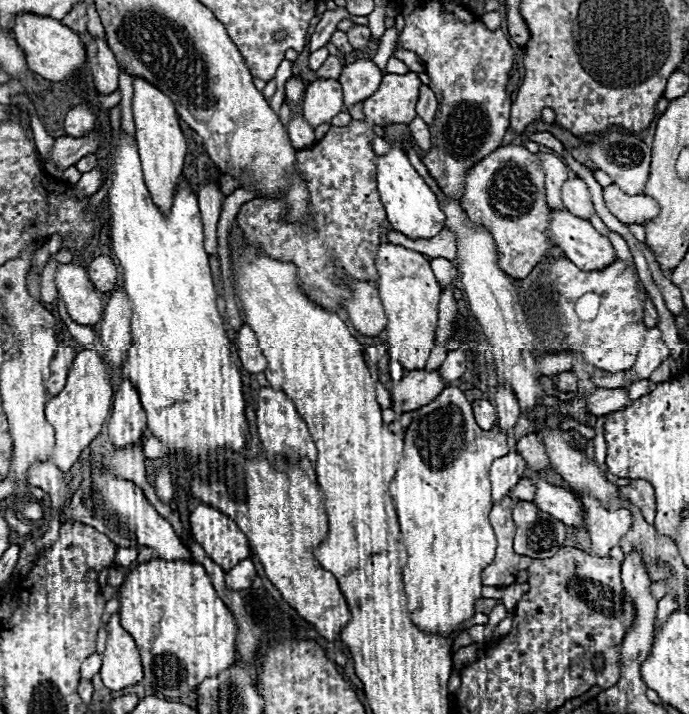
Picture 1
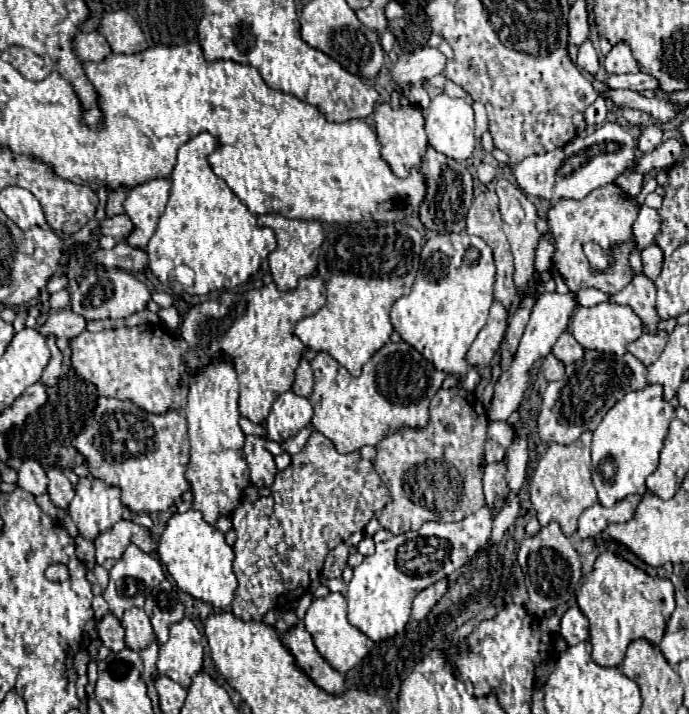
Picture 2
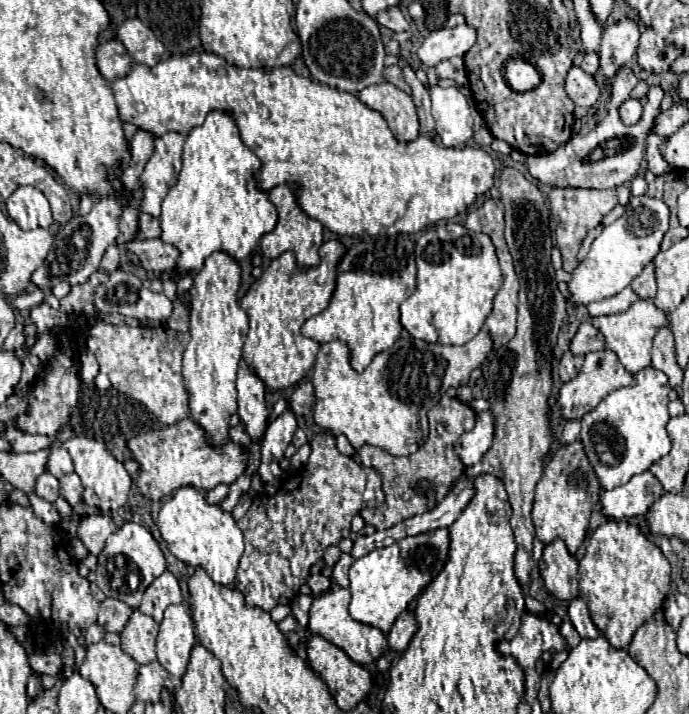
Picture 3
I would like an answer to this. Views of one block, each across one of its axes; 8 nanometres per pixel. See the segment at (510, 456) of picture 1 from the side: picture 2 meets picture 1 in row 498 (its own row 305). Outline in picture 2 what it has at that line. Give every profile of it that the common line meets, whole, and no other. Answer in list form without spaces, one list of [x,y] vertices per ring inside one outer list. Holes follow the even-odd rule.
[[[494,302],[490,308],[486,326],[478,332],[476,340],[472,342],[470,350],[466,352],[466,362],[470,366],[488,366],[500,348],[506,326],[508,326],[508,312],[504,310],[504,306],[500,302]]]

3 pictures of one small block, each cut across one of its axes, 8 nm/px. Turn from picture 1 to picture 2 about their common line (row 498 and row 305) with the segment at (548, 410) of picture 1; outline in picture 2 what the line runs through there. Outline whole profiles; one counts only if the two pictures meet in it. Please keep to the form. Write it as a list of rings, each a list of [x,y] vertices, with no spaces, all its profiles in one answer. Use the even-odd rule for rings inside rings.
[[[466,232],[432,236],[422,248],[420,268],[418,268],[416,282],[412,286],[412,292],[408,296],[402,296],[400,300],[396,300],[392,306],[390,316],[392,316],[394,330],[402,336],[404,342],[408,342],[416,350],[420,350],[420,354],[424,354],[424,358],[428,358],[438,370],[444,370],[454,376],[464,376],[470,368],[464,362],[464,354],[468,352],[476,334],[486,324],[488,310],[494,300],[492,298],[494,276],[496,276],[496,266],[492,260],[492,250],[482,238],[468,236]]]

